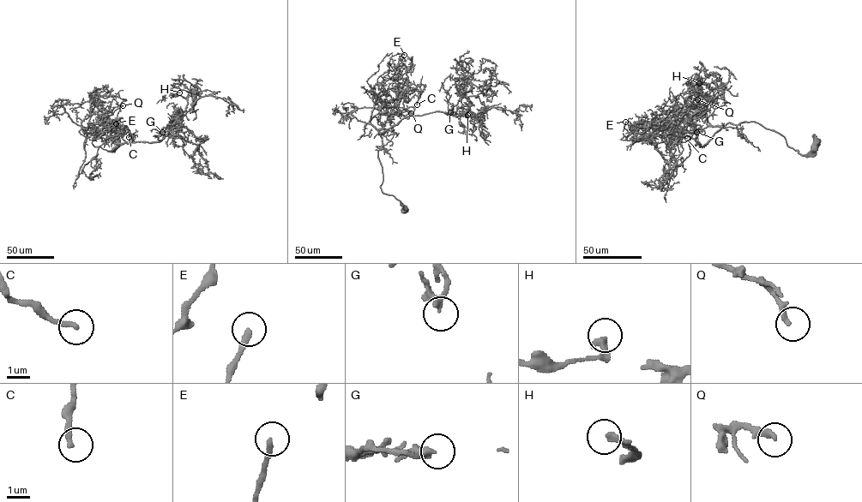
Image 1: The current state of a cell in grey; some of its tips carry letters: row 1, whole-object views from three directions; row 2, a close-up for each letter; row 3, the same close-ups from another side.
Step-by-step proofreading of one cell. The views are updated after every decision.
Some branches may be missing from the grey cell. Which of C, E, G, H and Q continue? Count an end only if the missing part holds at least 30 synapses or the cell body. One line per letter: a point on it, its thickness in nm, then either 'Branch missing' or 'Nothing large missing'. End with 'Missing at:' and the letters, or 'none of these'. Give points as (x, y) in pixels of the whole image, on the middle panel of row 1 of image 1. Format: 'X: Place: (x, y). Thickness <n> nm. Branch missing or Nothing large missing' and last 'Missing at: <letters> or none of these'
C: Place: (417, 104). Thickness 240 nm. Nothing large missing
E: Place: (404, 55). Thickness 240 nm. Nothing large missing
G: Place: (450, 112). Thickness 200 nm. Nothing large missing
H: Place: (467, 115). Thickness 300 nm. Nothing large missing
Q: Place: (411, 113). Thickness 240 nm. Nothing large missing
Missing at: none of these

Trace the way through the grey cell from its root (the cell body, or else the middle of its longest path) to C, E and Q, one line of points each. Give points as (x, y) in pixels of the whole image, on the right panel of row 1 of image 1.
C: (816, 140), (801, 155), (753, 122), (690, 130), (680, 140), (661, 128), (678, 136), (674, 124), (687, 138)
E: (816, 140), (801, 155), (780, 134), (753, 122), (693, 133), (674, 123), (648, 122), (629, 133), (625, 122)
Q: (816, 140), (801, 155), (780, 134), (753, 122), (693, 133), (670, 122), (684, 105), (696, 107), (697, 99)

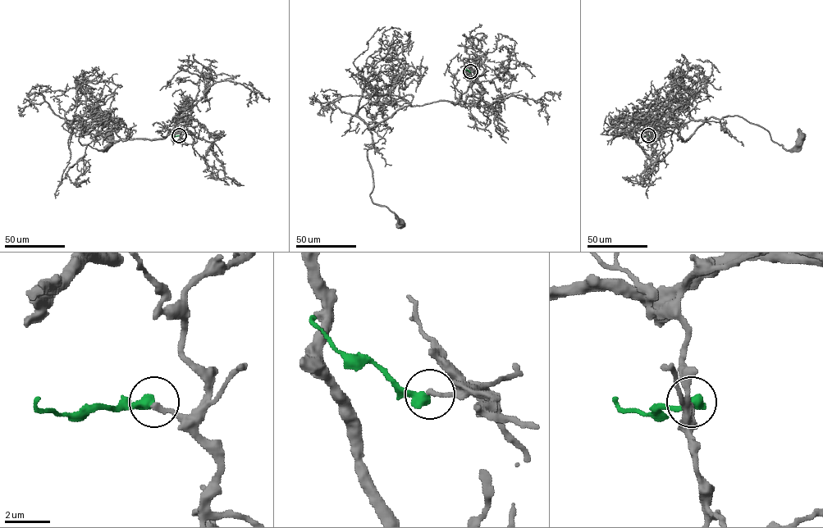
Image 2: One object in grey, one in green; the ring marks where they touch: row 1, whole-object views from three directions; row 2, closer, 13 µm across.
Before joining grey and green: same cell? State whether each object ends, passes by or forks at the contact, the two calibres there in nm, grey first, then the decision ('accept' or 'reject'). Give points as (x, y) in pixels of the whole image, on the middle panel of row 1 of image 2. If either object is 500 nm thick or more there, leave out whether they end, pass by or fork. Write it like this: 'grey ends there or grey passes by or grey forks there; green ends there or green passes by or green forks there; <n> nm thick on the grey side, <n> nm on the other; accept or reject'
grey ends there; green ends there; 240 nm thick on the grey side, 480 nm on the other; accept

